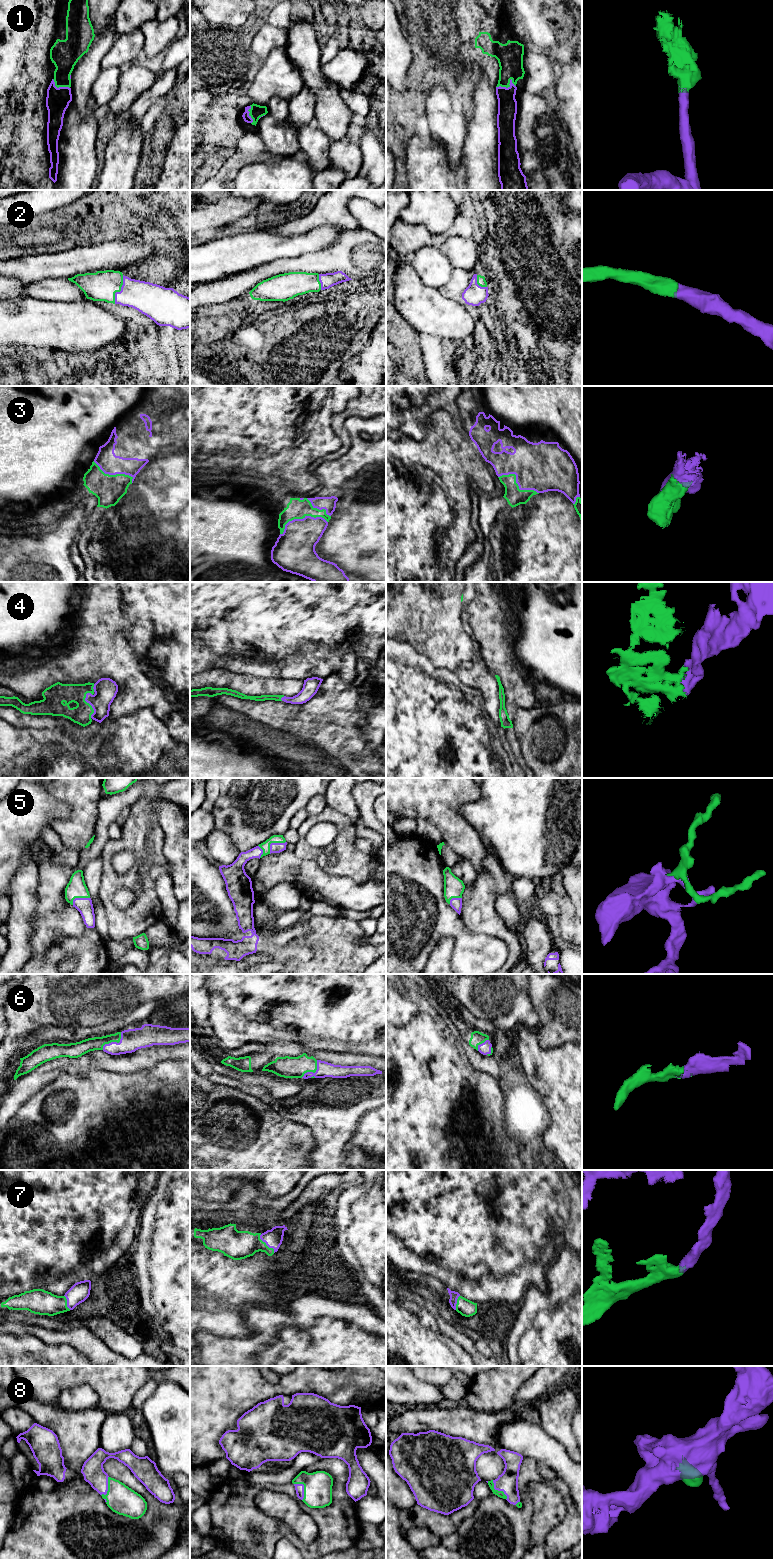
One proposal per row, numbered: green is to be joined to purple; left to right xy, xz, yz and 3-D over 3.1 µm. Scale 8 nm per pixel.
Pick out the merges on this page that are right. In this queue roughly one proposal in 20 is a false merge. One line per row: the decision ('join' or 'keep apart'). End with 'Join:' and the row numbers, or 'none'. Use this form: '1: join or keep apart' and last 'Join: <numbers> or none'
1: join
2: join
3: join
4: join
5: join
6: join
7: join
8: join
Join: 1, 2, 3, 4, 5, 6, 7, 8

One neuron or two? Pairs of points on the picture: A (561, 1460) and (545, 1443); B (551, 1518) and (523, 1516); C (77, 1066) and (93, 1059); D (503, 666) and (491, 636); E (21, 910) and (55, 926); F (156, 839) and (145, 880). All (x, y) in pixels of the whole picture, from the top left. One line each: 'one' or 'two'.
A: one
B: two
C: one
D: one
E: two
F: one

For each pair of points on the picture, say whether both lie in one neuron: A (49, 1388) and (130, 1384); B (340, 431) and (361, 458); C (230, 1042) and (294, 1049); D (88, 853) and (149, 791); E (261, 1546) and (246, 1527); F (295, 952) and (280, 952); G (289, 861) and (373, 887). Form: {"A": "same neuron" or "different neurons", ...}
{"A": "same neuron", "B": "different neurons", "C": "different neurons", "D": "same neuron", "E": "same neuron", "F": "same neuron", "G": "same neuron"}

